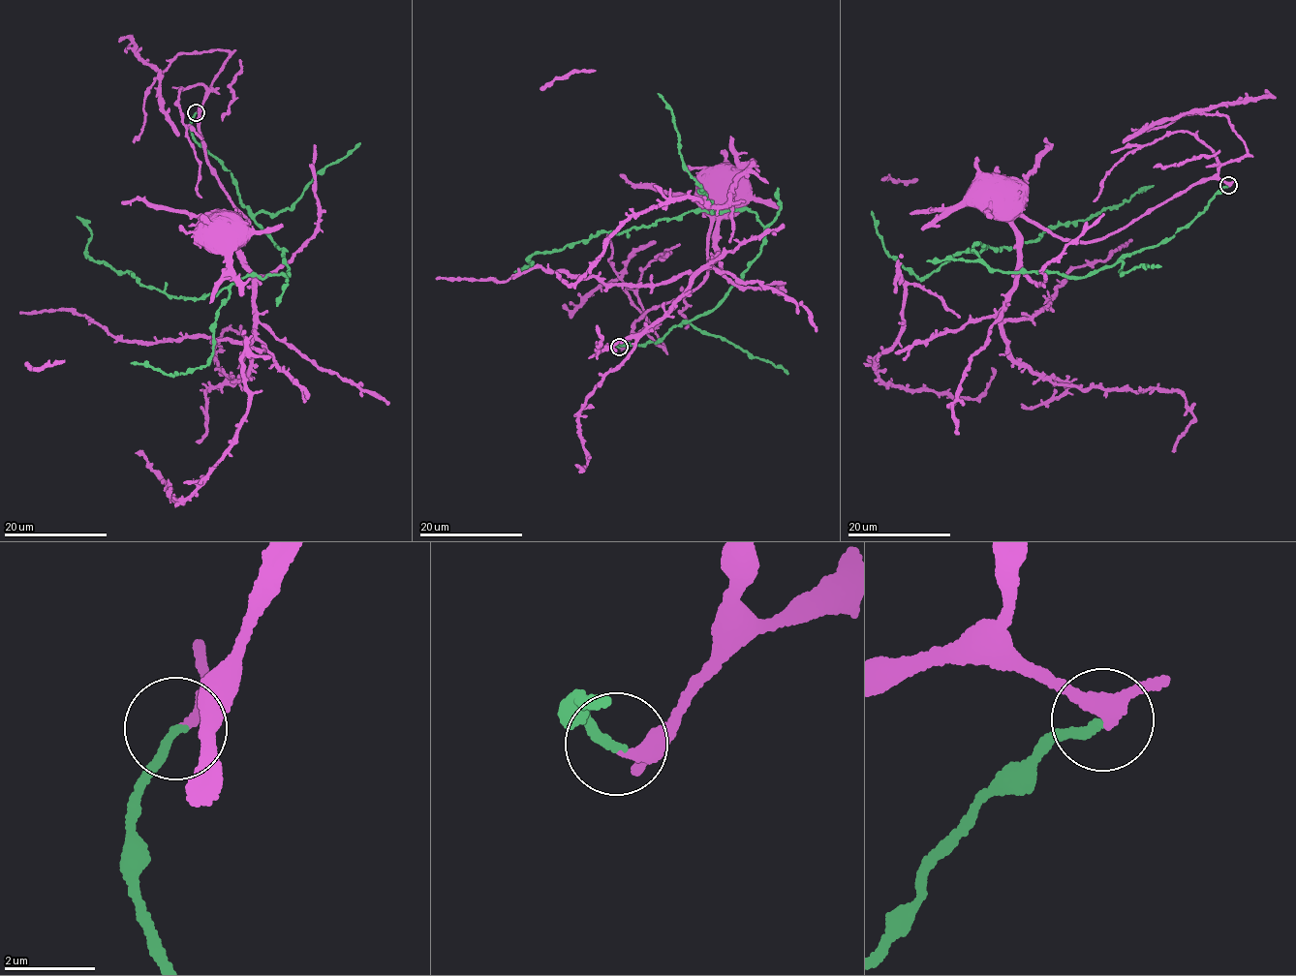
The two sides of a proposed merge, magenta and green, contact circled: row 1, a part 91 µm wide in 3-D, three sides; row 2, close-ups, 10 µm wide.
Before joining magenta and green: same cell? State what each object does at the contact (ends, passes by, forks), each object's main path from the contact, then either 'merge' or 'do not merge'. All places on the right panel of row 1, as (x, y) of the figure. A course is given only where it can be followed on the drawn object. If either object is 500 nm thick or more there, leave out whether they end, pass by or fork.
magenta ends there; green ends there; magenta runs (1229, 185), (1218, 179), (1203, 178), (1115, 232), (1087, 242), (1059, 238), (1024, 218), (992, 206), (979, 198); green runs (1228, 185), (1174, 235), (1085, 276), (1002, 271), (972, 250), (976, 242), (1015, 248), (1153, 185); merge

